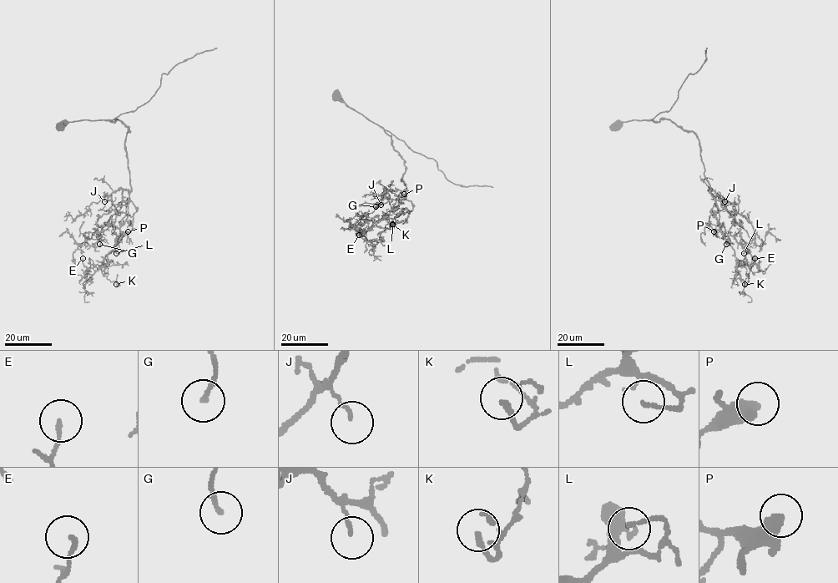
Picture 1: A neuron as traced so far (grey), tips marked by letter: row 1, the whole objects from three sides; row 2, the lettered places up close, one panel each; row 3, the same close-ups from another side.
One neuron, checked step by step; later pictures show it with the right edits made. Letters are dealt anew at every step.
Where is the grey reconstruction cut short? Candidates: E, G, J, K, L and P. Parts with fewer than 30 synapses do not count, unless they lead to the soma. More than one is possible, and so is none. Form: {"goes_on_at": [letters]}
{"goes_on_at": []}

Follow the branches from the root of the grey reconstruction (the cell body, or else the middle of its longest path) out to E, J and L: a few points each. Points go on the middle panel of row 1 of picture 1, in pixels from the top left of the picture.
E: (336, 96), (384, 129), (406, 167), (401, 179), (408, 191), (404, 199), (396, 200), (388, 214), (359, 235)
J: (336, 96), (381, 126), (404, 159), (406, 171), (401, 179), (408, 191), (389, 190), (381, 205)
L: (336, 96), (381, 126), (404, 159), (401, 179), (412, 210), (409, 213), (401, 210), (392, 224)

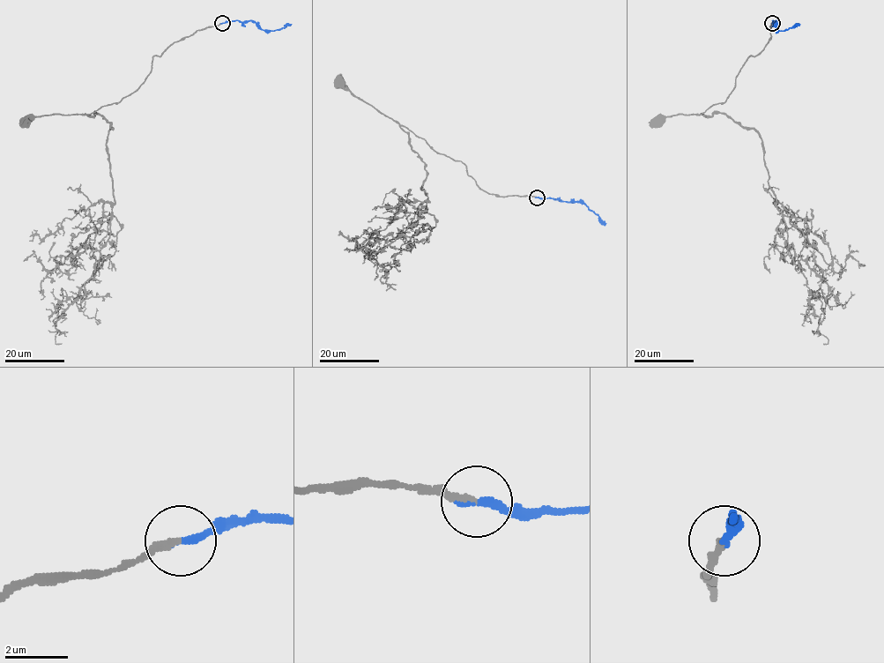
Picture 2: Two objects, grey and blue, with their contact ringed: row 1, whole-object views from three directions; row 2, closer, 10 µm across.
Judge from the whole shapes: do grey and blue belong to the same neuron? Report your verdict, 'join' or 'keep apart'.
join

